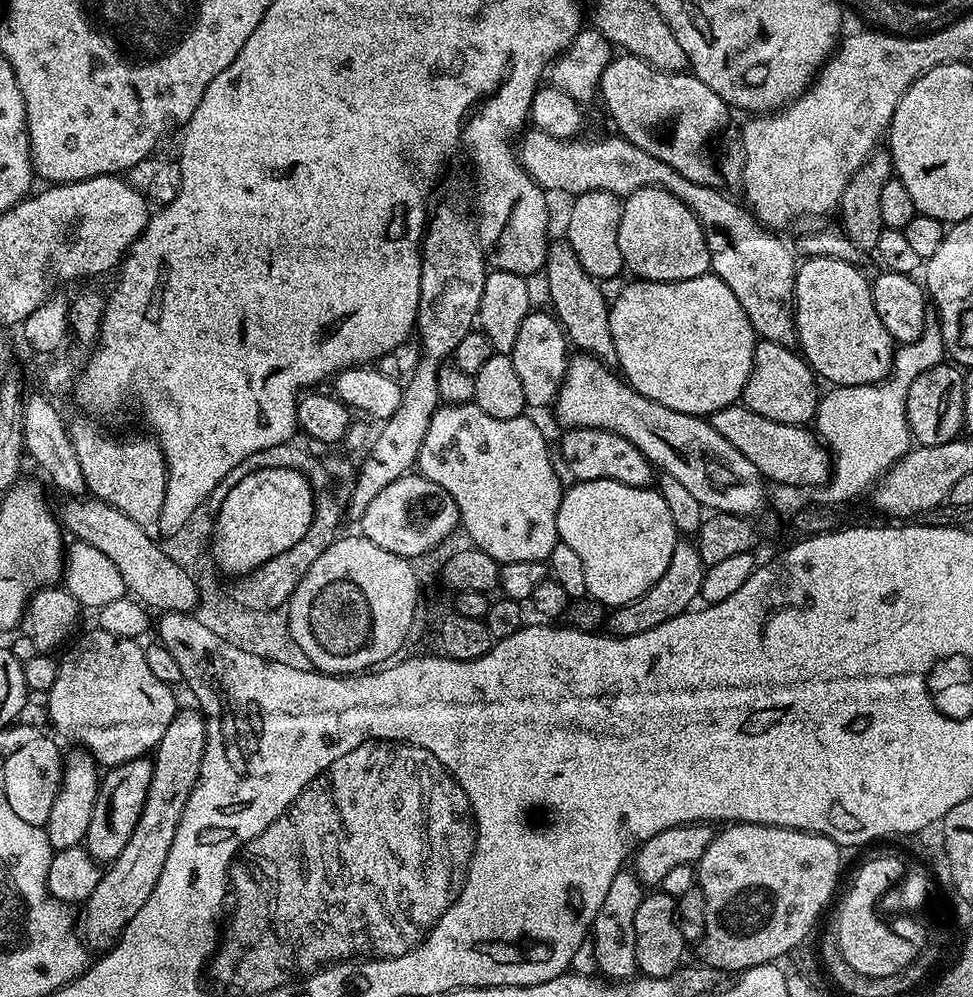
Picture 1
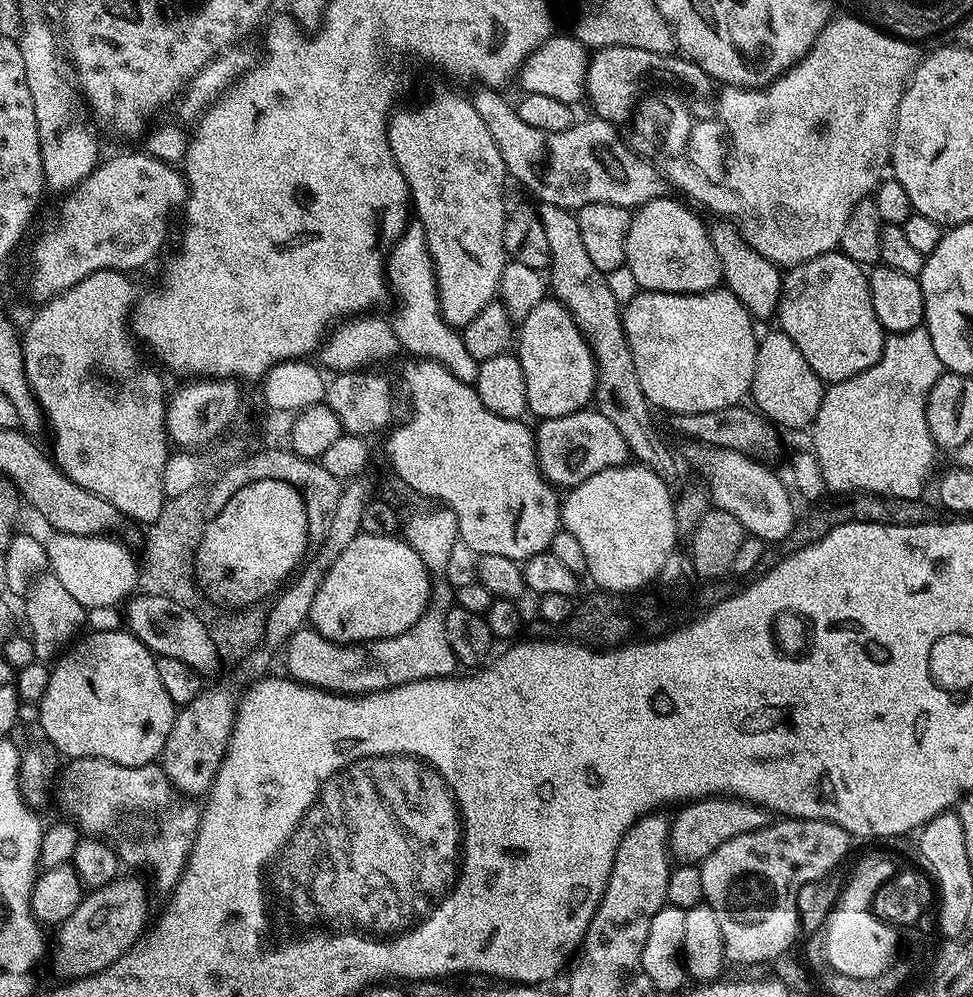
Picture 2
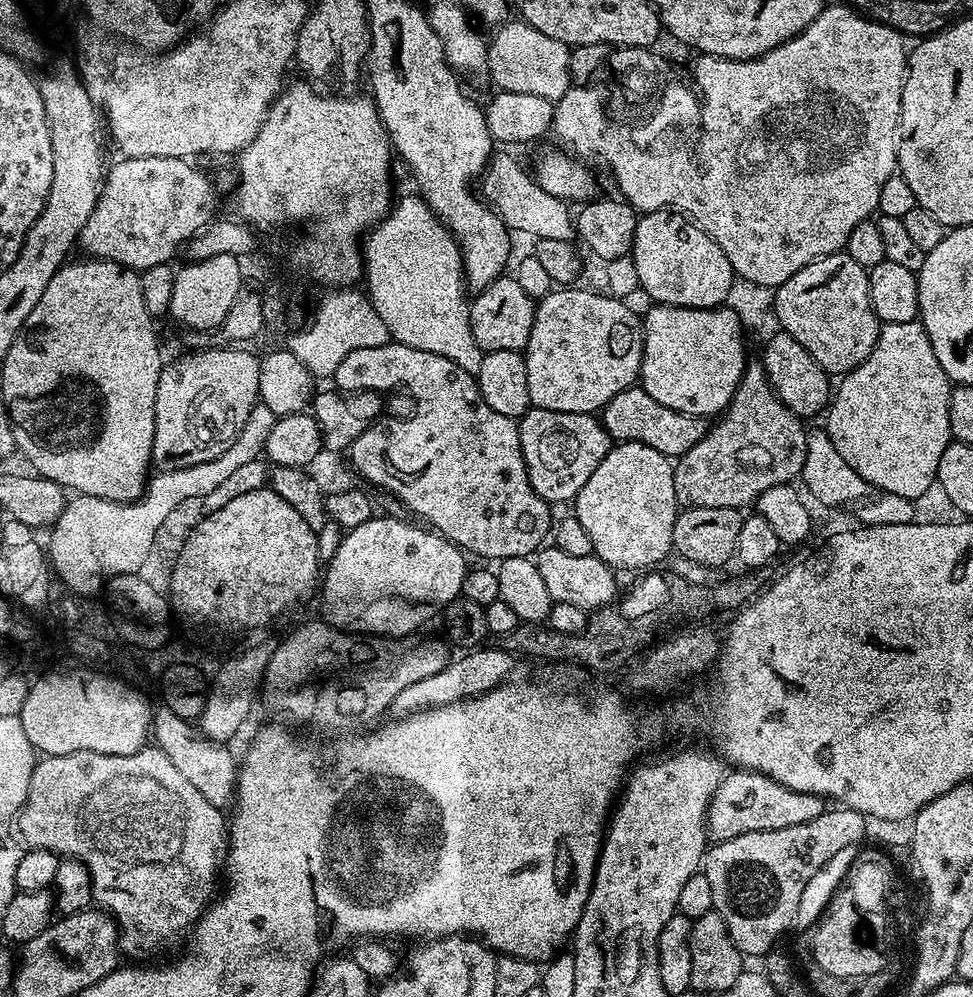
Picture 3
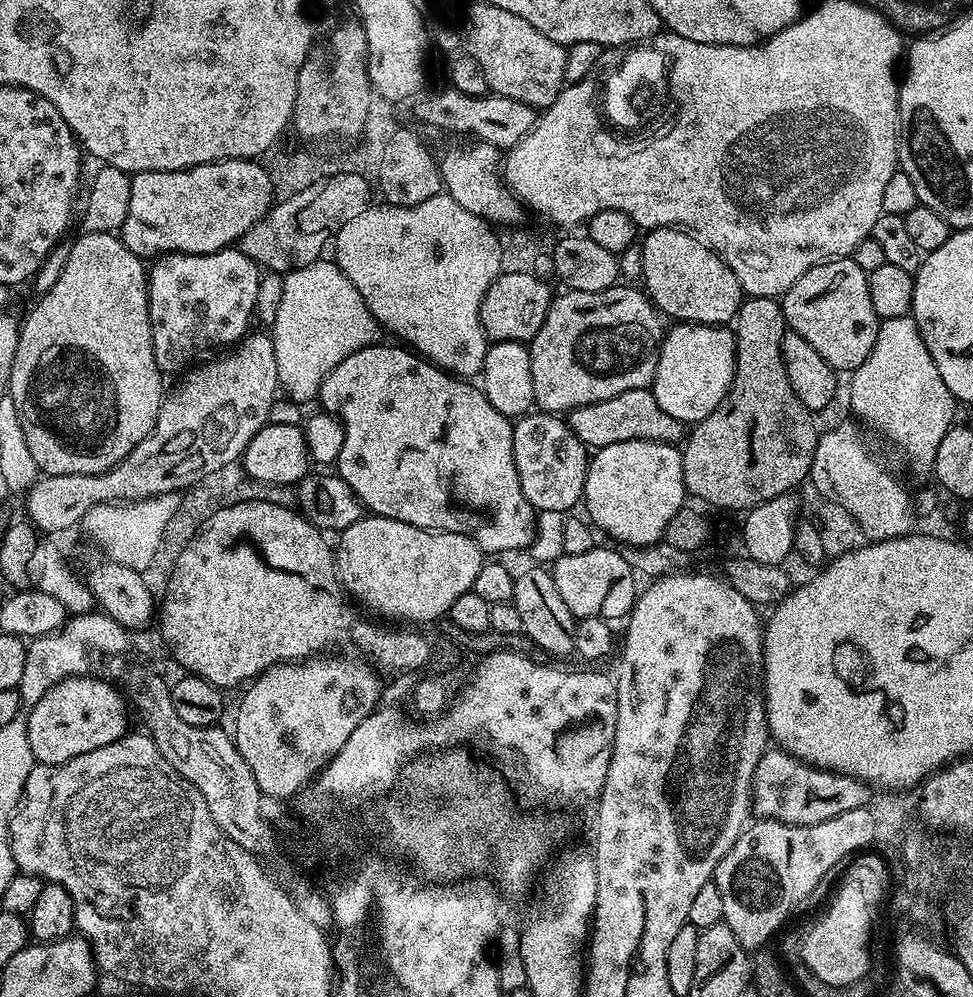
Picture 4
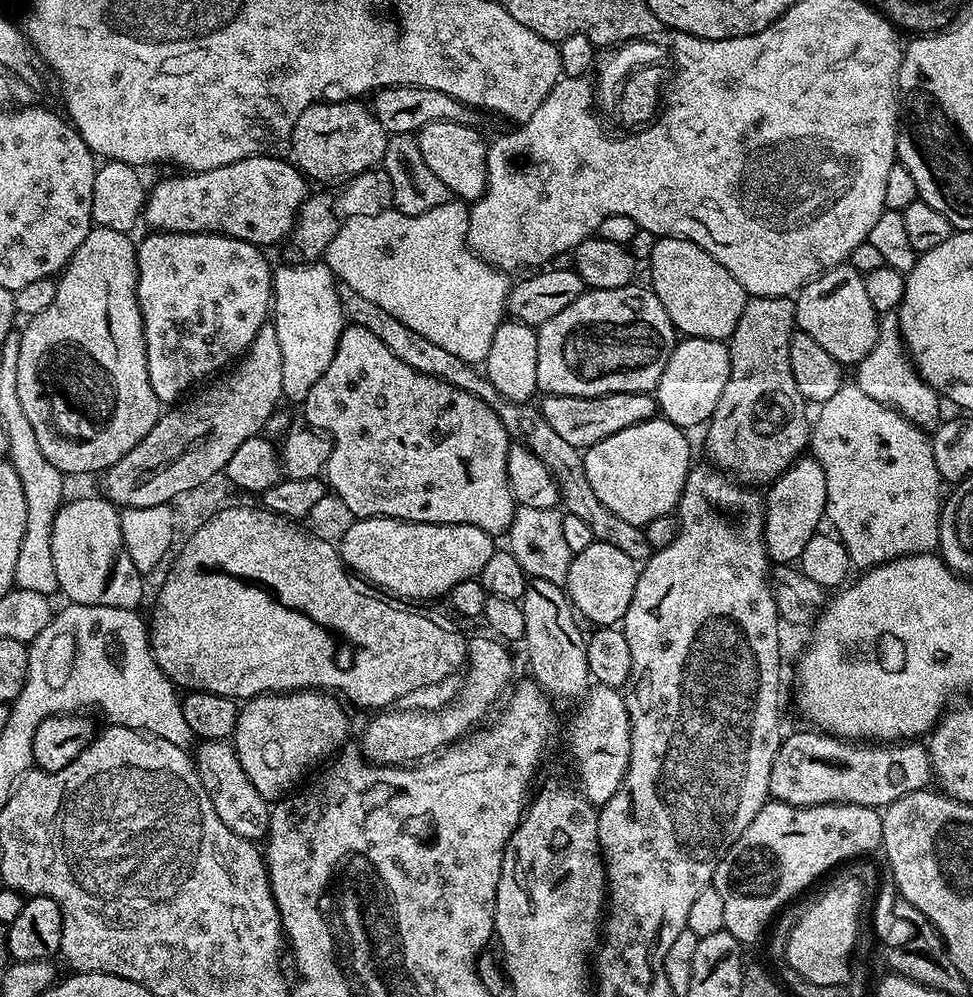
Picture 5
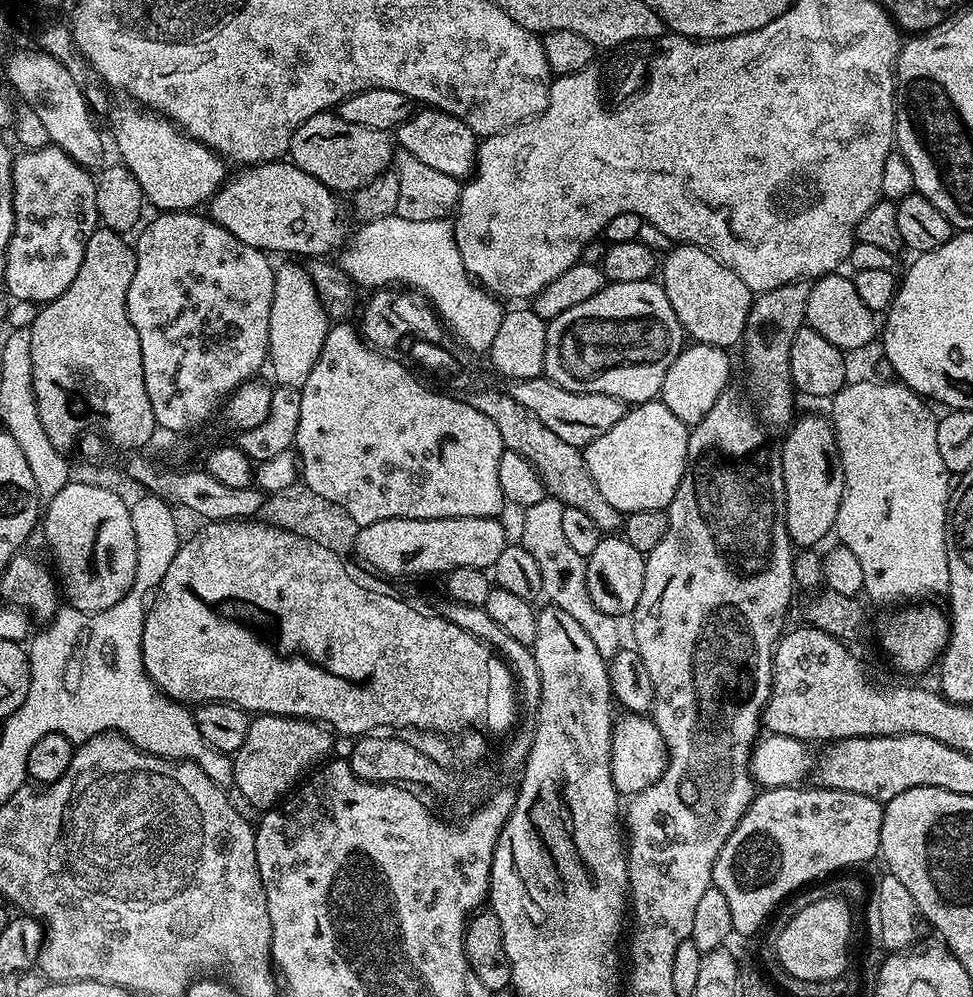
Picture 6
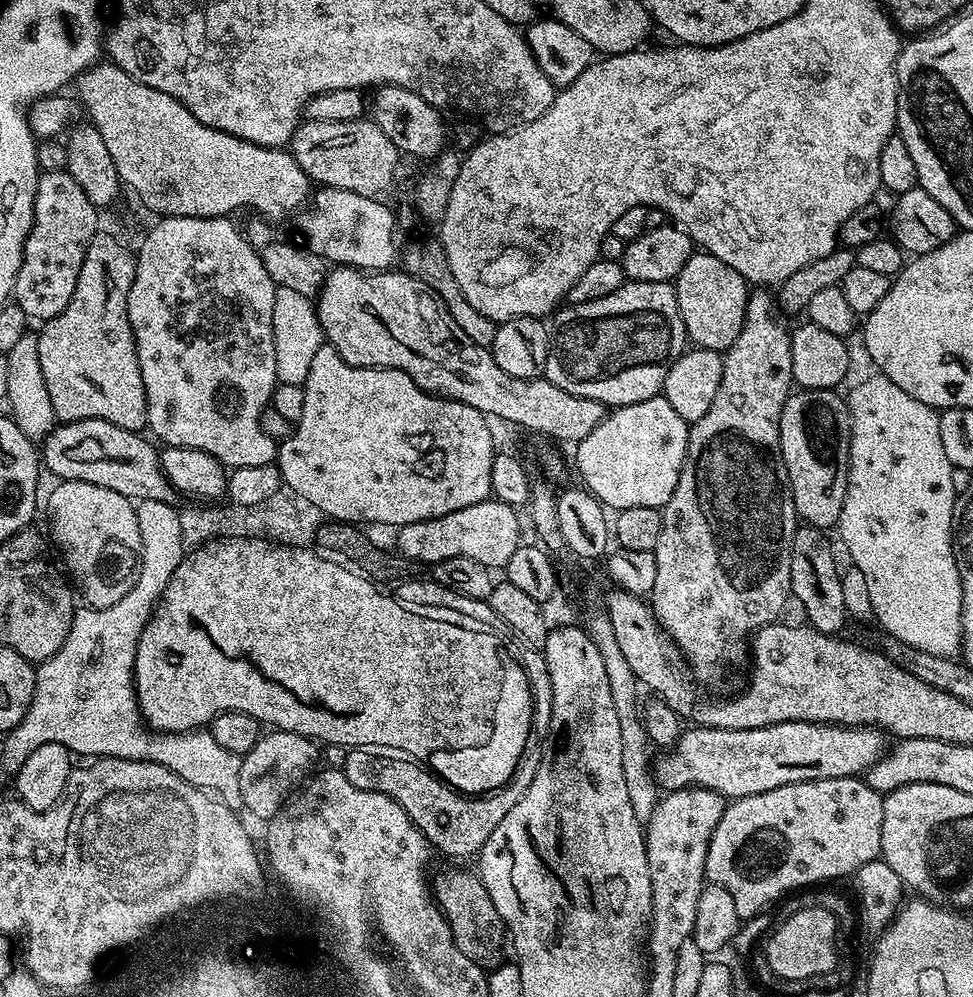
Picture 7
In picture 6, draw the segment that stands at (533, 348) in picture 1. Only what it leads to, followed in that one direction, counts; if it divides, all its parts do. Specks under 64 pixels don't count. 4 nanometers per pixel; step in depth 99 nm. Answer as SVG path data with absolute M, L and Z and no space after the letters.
M655 279L638 282L608 282L594 298L586 298L578 306L570 306L566 314L547 321L546 358L544 375L558 386L575 392L610 394L624 401L625 405L645 404L659 397L666 370L686 347L686 333L678 322L678 314L666 298L666 290Z

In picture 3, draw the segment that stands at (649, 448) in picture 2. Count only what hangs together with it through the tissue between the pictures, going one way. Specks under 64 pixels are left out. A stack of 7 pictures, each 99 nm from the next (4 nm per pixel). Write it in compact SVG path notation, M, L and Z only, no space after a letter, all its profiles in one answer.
M500 150L493 155L488 161L488 167L484 170L482 177L482 185L484 184L484 192L482 188L482 199L485 204L493 208L497 214L506 222L510 222L511 227L517 233L525 232L528 236L536 236L537 241L542 240L567 240L571 241L574 236L574 216L570 211L569 205L565 201L554 198L554 194L546 194L546 190L542 190L542 186L538 186L535 175L531 171L528 172L511 156L511 151Z

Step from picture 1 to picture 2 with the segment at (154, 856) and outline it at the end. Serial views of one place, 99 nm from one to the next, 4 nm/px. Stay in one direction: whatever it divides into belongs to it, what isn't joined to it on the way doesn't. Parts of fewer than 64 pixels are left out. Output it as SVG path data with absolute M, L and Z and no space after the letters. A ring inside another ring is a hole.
M205 687L198 698L194 698L194 702L183 705L177 711L174 726L170 726L170 734L164 743L164 751L158 757L158 763L179 795L203 797L211 788L220 769L224 751L228 749L230 734L236 721L237 703L237 693L232 693L230 689ZM117 875L106 886L93 888L81 899L80 905L55 929L56 945L51 945L50 960L56 972L65 981L81 980L87 976L96 976L106 966L118 962L126 950L144 932L148 920L149 885L139 880L139 875Z

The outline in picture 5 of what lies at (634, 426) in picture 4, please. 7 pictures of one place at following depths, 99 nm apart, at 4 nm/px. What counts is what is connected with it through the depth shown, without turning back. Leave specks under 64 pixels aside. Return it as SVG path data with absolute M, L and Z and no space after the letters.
M615 392L605 396L550 396L545 395L544 401L539 401L538 407L542 418L550 422L552 429L564 439L570 442L570 446L581 450L593 448L602 438L610 438L610 434L618 434L618 430L626 430L626 426L638 426L640 422L646 422L657 415L658 405L655 395L647 392Z

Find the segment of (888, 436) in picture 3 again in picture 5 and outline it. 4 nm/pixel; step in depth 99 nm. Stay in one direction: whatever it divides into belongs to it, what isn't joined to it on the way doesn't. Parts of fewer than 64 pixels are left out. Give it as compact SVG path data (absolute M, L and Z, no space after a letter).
M883 313L879 321L879 340L870 354L855 367L854 382L857 388L865 391L870 398L897 409L913 424L925 430L933 429L941 419L941 397L921 379L919 372L913 367L911 357L901 338L899 315Z

